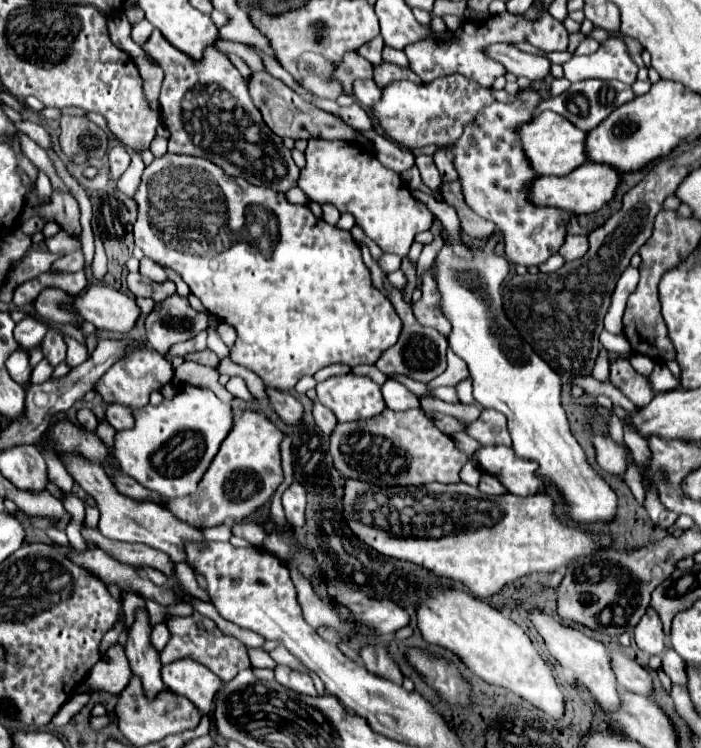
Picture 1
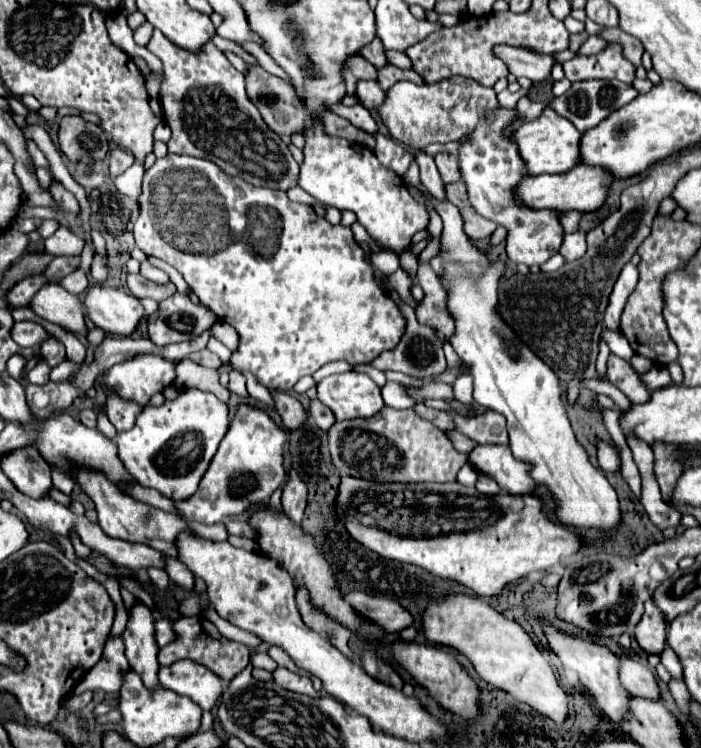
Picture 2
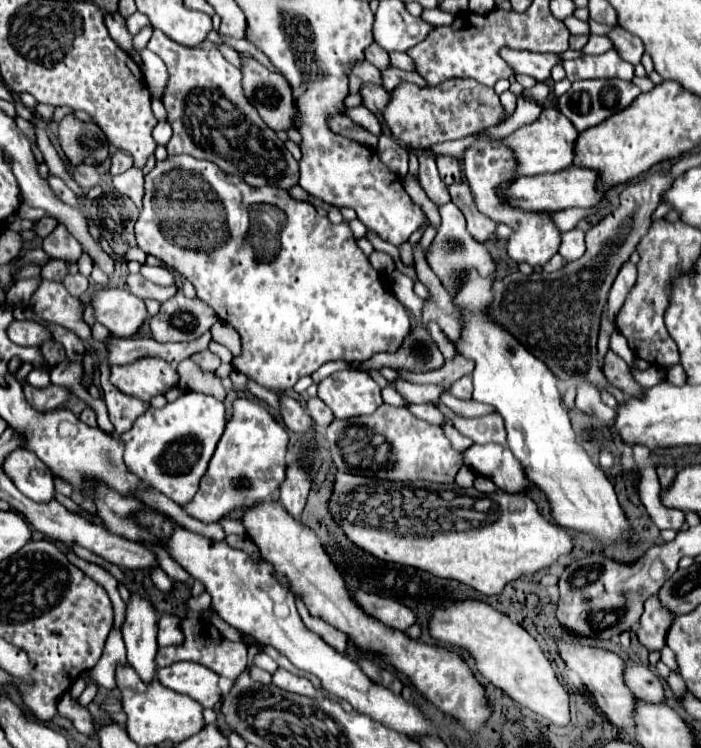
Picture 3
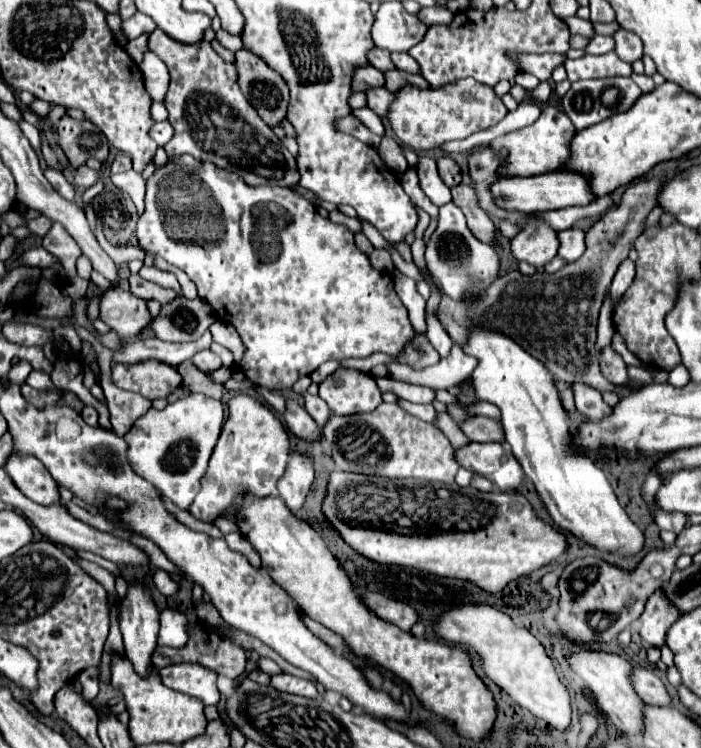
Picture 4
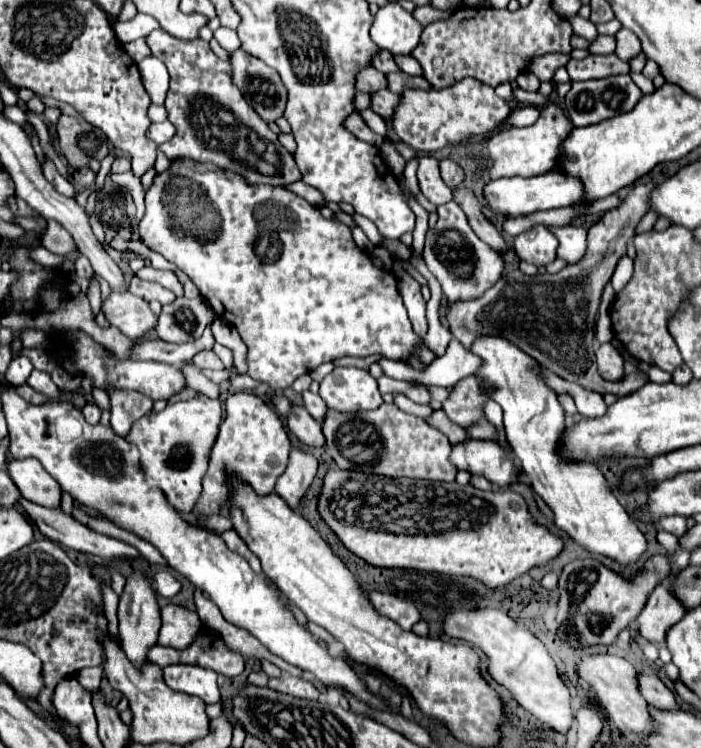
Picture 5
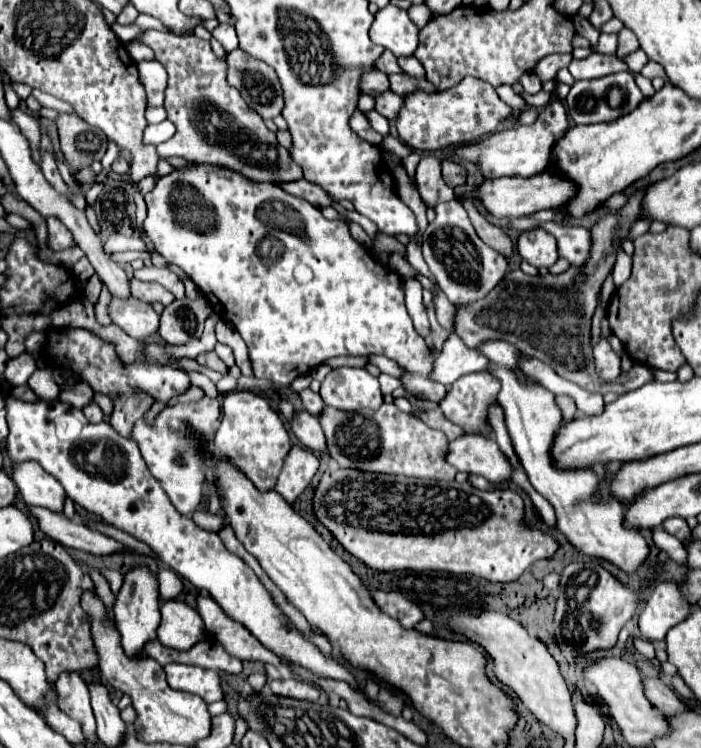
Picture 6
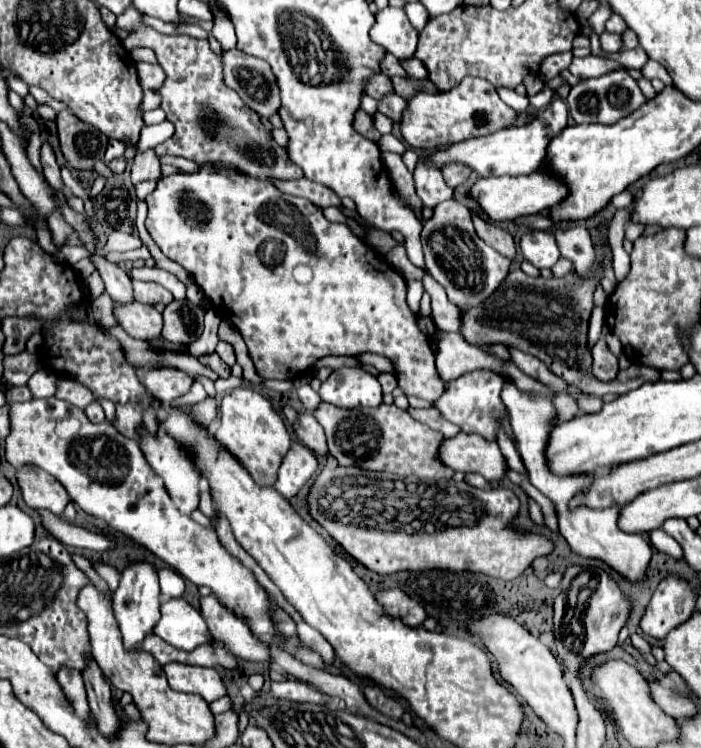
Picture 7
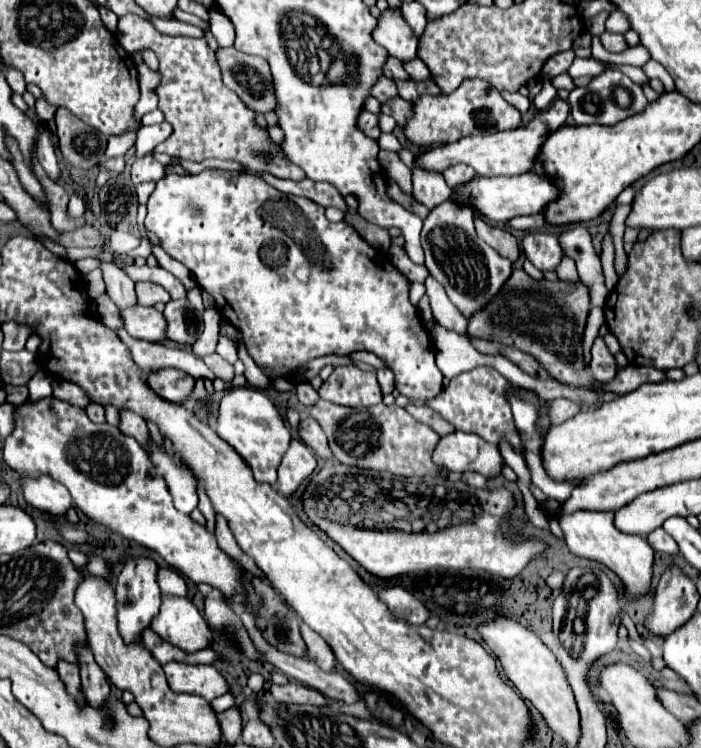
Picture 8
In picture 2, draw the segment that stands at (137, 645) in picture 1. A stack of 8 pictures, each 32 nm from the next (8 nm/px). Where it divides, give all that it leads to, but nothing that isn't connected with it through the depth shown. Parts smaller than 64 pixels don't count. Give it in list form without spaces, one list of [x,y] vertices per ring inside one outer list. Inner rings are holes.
[[[136,600],[130,608],[126,630],[122,632],[126,644],[126,658],[130,668],[140,674],[144,686],[154,688],[158,686],[158,646],[154,642],[154,612],[142,602]]]

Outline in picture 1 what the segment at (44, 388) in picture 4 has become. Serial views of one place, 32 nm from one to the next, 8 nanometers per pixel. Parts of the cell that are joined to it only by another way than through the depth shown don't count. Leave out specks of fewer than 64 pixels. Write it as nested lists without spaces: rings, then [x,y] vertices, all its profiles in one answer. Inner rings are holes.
[[[44,358],[44,360],[32,370],[30,382],[32,382],[32,384],[44,384],[46,380],[50,380],[50,376],[52,376],[52,366],[50,366],[48,360]]]

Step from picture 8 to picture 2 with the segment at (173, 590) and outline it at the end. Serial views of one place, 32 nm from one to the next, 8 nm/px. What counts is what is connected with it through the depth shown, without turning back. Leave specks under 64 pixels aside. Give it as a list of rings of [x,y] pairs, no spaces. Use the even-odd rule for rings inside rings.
[[[150,567],[147,569],[149,579],[156,588],[167,590],[170,586],[170,579],[167,573],[160,568]]]

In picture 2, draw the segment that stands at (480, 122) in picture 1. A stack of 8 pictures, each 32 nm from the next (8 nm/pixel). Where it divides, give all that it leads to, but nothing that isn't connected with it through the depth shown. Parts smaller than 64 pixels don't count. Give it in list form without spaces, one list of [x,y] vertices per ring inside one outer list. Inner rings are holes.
[[[498,108],[494,112],[494,122],[486,124],[480,122],[478,128],[468,134],[468,142],[460,148],[458,164],[468,188],[468,196],[472,206],[484,218],[508,228],[506,238],[506,252],[508,258],[516,264],[526,266],[542,266],[550,256],[554,256],[562,244],[562,228],[558,224],[558,214],[552,210],[528,210],[520,206],[512,194],[518,180],[524,176],[522,160],[518,156],[518,148],[508,140],[510,136],[504,134],[504,128],[514,120],[516,110]]]

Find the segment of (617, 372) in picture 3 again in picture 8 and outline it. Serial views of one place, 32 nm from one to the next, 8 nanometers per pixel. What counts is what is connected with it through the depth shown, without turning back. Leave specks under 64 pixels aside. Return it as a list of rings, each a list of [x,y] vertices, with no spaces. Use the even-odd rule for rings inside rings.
[[[598,336],[592,344],[592,362],[590,362],[590,372],[596,380],[602,382],[610,382],[616,374],[616,362],[614,356],[610,354],[610,350],[606,348],[604,340]]]

